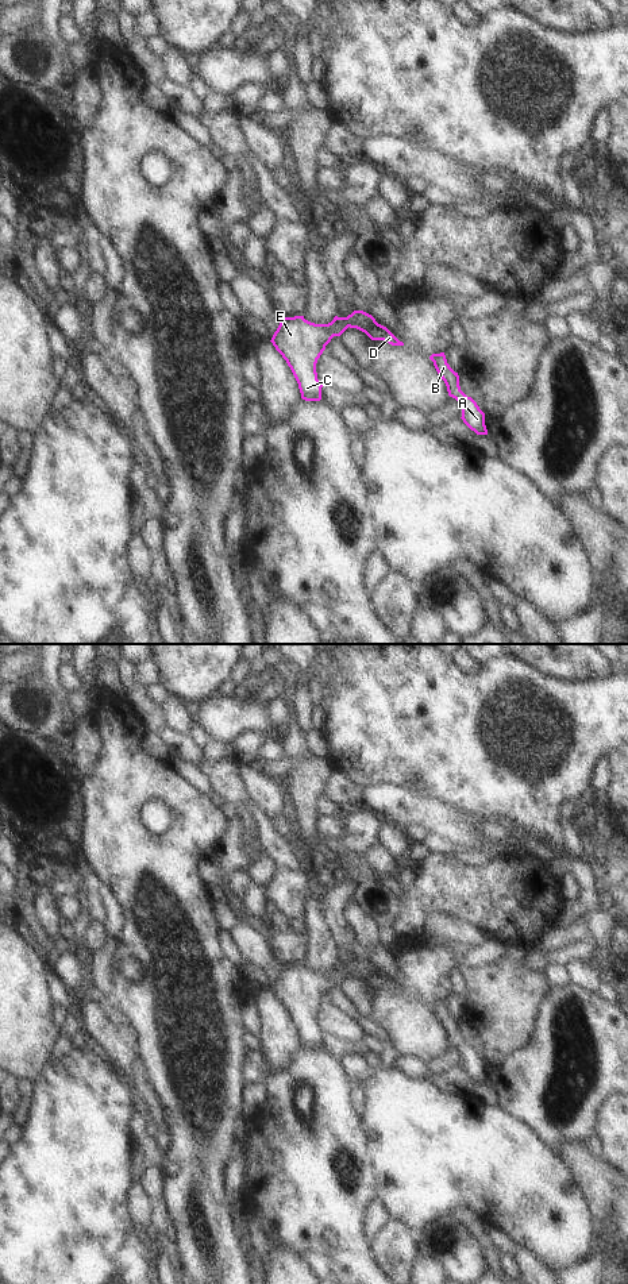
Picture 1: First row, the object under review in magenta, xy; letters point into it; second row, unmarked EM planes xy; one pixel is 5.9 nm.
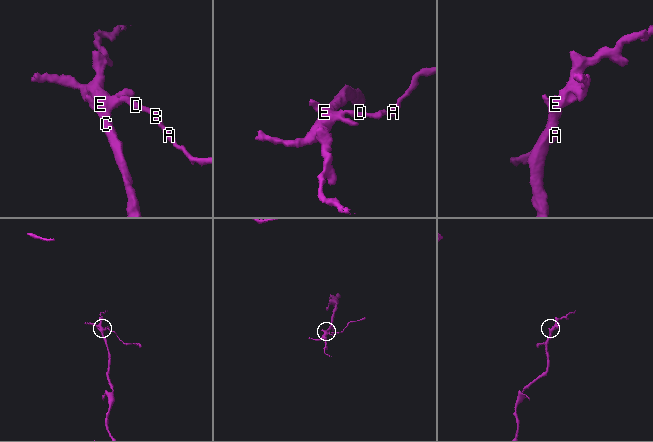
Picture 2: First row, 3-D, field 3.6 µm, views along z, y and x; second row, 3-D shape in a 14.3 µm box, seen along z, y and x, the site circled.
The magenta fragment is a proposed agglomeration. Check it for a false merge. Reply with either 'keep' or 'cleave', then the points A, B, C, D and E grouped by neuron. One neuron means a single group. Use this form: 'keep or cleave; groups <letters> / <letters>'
keep; groups A B C D E

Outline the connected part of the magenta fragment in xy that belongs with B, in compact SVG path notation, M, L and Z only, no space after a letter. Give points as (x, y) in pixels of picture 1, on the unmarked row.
M444 1000L432 1002L429 1007L434 1010L438 1022L444 1029L448 1044L459 1050L462 1057L461 1067L463 1068L463 1071L477 1083L488 1083L488 1077L485 1073L485 1061L479 1057L479 1054L471 1045L467 1045L461 1038L459 1023L447 1011Z

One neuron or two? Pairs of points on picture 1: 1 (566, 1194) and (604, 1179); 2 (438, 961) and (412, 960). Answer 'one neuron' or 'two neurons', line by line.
1: two neurons
2: one neuron

